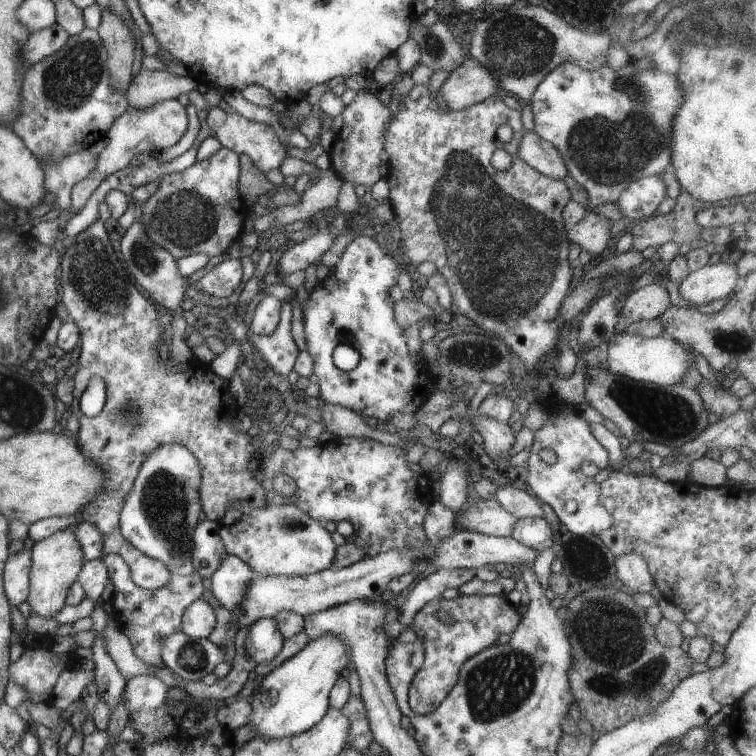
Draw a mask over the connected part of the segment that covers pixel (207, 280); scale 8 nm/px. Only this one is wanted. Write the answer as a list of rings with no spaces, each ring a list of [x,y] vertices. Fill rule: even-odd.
[[[224,259],[209,272],[203,274],[196,284],[205,296],[226,297],[241,282],[241,264],[237,259]]]

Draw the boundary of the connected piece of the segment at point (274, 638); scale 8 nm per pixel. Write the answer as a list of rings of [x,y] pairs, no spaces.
[[[263,617],[251,624],[244,640],[246,655],[257,665],[270,661],[283,644],[283,635],[278,631],[273,617]]]

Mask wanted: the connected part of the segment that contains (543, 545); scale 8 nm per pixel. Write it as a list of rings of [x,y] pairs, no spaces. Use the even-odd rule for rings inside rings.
[[[521,517],[512,526],[510,534],[519,544],[540,551],[550,548],[552,534],[544,517]]]

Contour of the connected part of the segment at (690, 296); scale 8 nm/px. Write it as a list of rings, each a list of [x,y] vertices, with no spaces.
[[[719,261],[690,271],[678,285],[678,293],[689,307],[698,307],[732,294],[740,281],[735,264]]]

